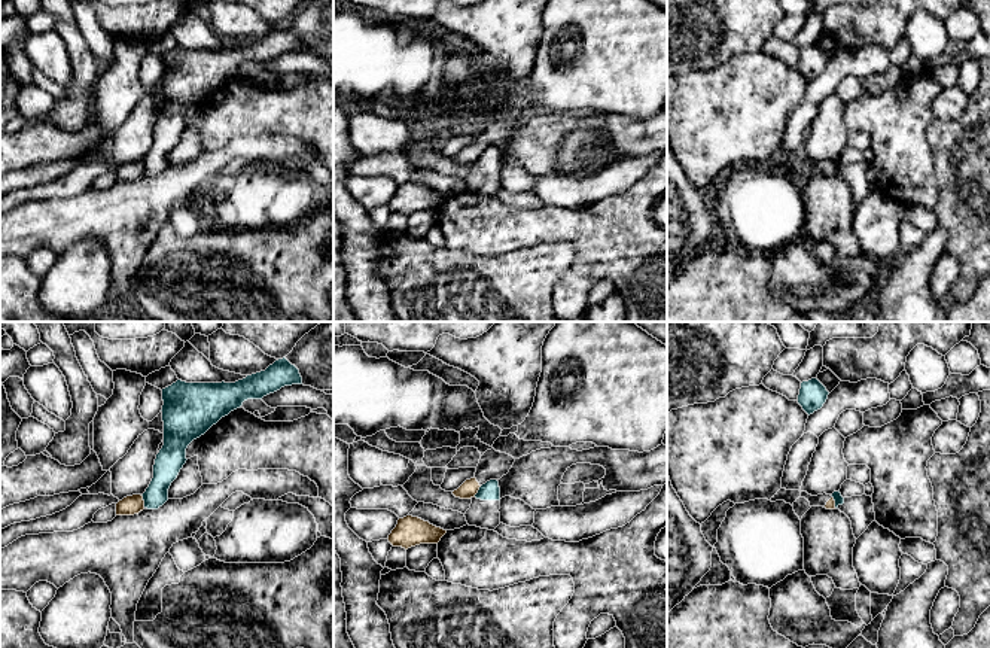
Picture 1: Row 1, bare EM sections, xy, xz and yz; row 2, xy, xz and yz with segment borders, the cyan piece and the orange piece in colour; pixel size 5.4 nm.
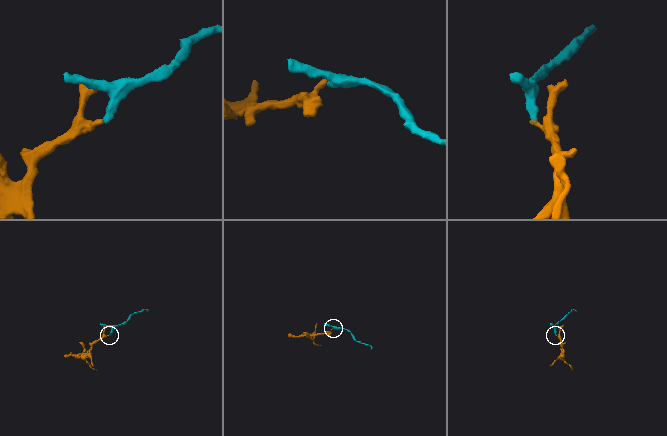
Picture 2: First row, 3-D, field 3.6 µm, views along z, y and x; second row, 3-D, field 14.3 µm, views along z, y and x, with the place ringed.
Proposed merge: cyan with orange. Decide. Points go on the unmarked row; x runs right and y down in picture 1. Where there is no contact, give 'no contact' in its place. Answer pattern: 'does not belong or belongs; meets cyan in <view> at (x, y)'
does not belong; meets cyan in xy at (143, 166)

